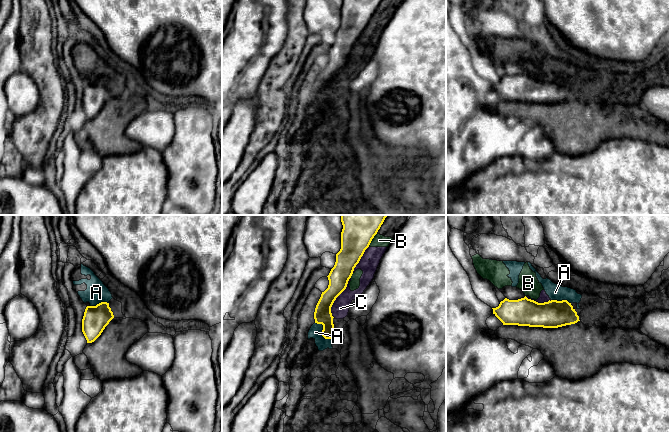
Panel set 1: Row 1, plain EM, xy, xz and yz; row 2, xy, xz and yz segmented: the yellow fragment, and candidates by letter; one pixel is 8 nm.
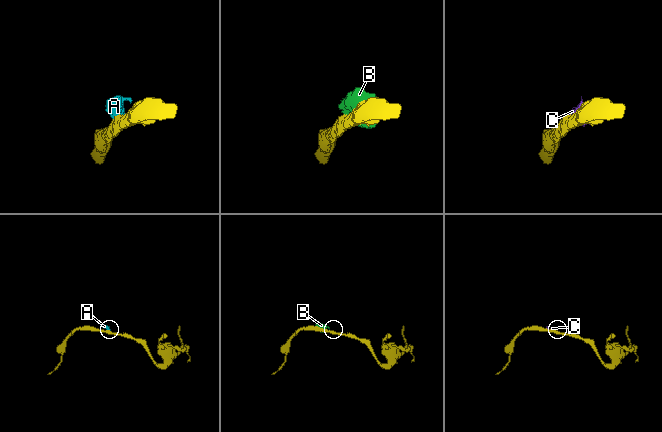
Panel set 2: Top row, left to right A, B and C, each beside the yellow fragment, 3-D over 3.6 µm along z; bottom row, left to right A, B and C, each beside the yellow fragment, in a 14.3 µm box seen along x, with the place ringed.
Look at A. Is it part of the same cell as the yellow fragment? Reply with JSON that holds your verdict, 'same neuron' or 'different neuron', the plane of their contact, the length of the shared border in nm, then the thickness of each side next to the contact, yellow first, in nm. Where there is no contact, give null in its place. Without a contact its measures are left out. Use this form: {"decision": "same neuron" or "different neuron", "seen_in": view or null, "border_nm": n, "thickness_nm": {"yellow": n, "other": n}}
{"decision": "different neuron", "seen_in": "xz", "border_nm": 190, "thickness_nm": {"yellow": 140, "other": 110}}

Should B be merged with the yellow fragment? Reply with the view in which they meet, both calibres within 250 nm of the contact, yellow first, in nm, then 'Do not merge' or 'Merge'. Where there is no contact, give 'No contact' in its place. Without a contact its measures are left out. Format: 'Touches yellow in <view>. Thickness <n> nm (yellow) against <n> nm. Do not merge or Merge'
Touches yellow in xz. Thickness 240 nm (yellow) against 100 nm. Do not merge

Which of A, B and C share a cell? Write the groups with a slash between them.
A B C

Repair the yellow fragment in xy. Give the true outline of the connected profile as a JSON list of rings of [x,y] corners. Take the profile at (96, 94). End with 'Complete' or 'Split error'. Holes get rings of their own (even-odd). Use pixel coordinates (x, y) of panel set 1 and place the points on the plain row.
[[[107,78],[87,82],[82,95],[82,108],[87,119],[94,118],[113,94],[113,88]]]. Complete

